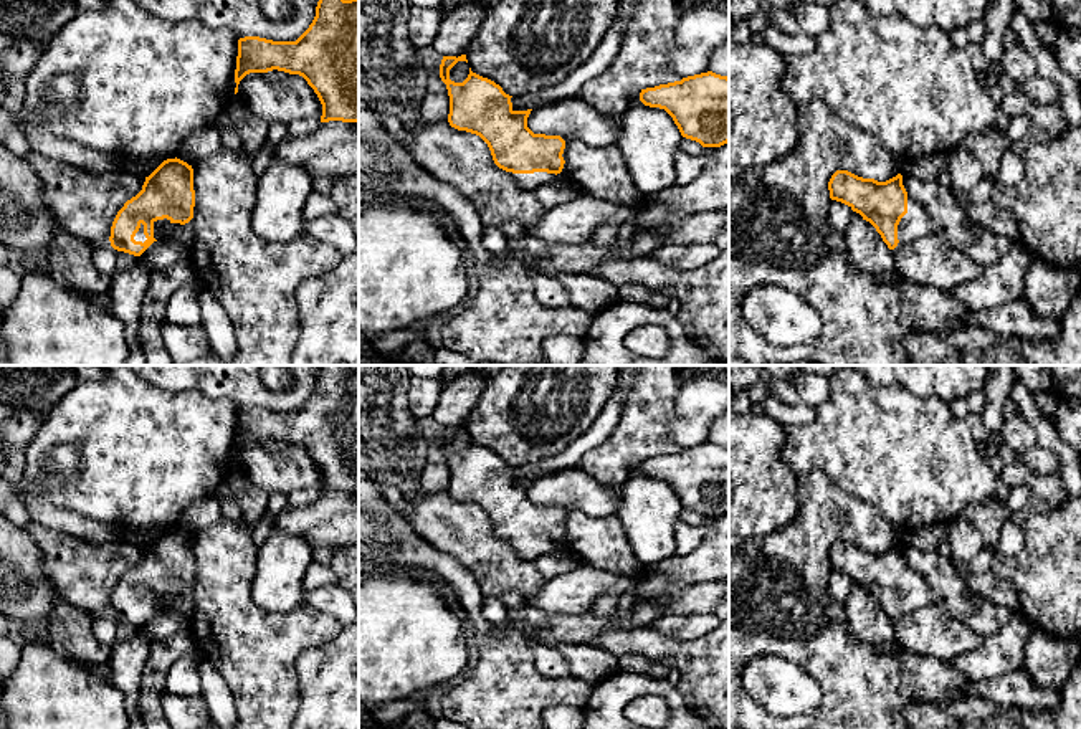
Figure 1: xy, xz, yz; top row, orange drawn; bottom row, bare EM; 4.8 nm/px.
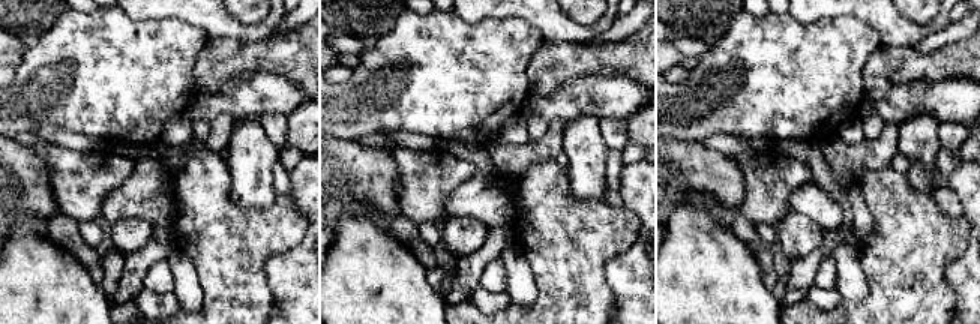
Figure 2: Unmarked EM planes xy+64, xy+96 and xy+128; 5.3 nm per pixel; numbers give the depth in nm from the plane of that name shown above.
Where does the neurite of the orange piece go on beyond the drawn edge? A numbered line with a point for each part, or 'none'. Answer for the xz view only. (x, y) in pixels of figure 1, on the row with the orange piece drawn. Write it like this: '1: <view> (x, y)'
1: xz (538, 179)

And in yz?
1: yz (916, 223)

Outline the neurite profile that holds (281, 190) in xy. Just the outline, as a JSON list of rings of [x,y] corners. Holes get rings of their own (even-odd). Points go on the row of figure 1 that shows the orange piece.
[[[274,155],[256,182],[256,205],[251,213],[255,233],[271,243],[296,240],[306,220],[302,208],[312,192],[312,175],[301,164]]]

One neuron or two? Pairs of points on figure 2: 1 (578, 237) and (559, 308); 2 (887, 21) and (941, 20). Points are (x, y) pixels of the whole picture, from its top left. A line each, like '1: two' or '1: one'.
1: one
2: one

